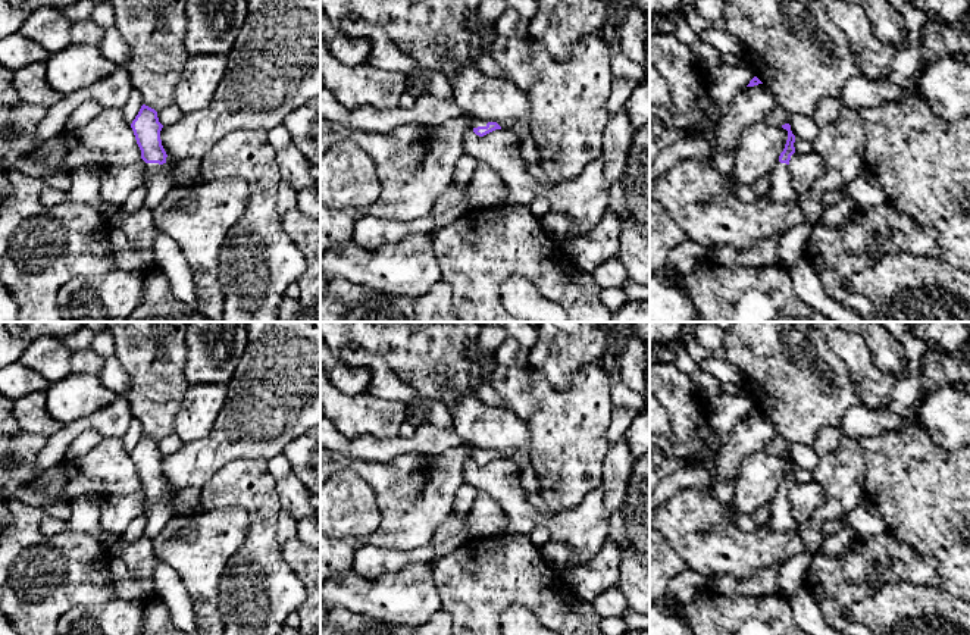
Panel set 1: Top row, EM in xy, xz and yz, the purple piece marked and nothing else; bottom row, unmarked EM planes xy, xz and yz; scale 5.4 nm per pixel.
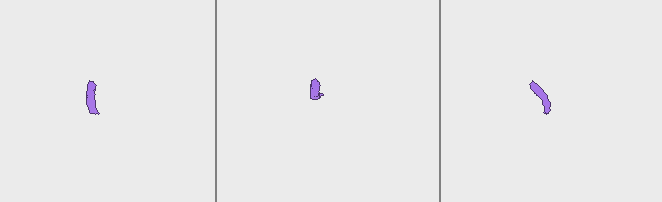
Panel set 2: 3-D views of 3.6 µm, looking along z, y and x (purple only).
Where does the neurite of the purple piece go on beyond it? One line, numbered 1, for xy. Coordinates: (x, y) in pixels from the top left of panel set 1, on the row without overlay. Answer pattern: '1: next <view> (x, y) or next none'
1: next xy (159, 512)

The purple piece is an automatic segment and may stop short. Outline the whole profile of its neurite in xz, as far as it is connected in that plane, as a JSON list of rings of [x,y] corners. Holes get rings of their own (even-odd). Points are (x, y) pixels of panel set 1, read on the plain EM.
[[[472,448],[470,457],[479,466],[484,466],[495,459],[501,459],[497,451],[488,451],[485,448]]]

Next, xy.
[[[143,434],[131,453],[131,457],[141,479],[141,488],[146,491],[146,498],[148,501],[144,534],[153,539],[163,531],[173,516],[169,504],[170,497],[166,494],[168,484],[160,469],[163,454],[159,451],[157,441]]]

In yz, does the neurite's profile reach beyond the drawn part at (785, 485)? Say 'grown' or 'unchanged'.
grown

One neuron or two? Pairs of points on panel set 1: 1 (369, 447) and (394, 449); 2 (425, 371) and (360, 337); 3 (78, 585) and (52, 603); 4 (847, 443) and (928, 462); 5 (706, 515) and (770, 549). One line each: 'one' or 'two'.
1: one
2: one
3: one
4: two
5: one

